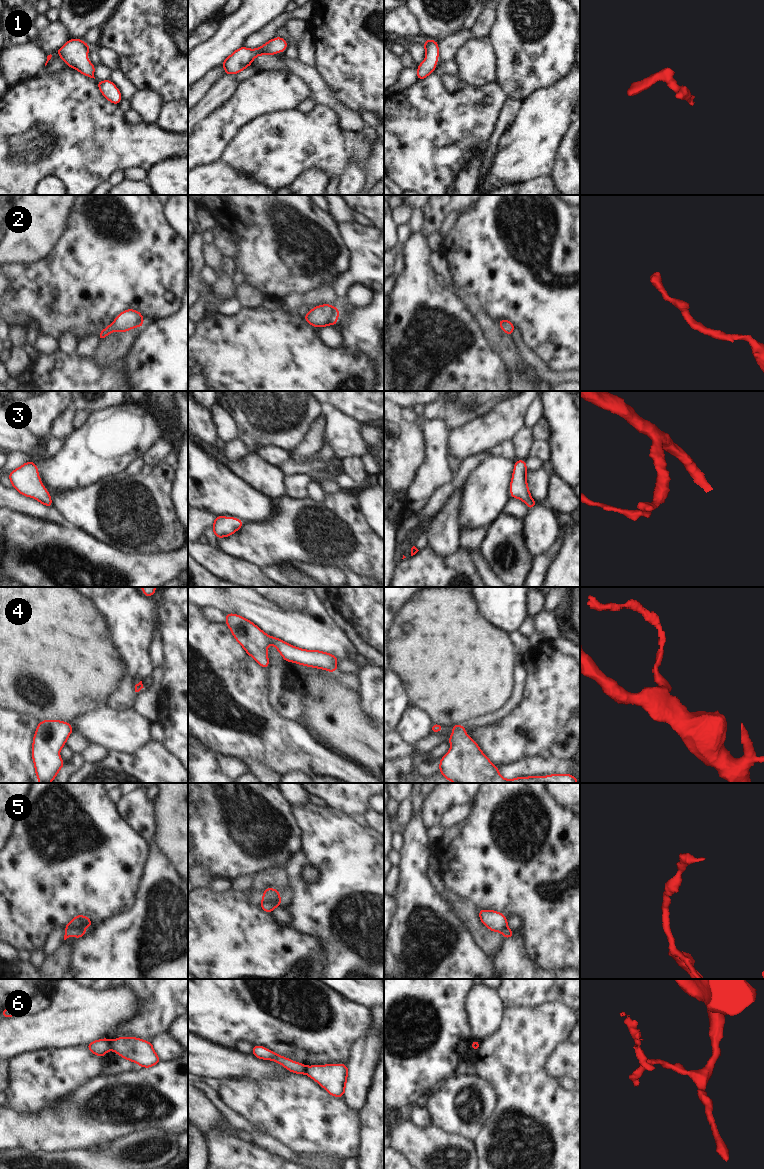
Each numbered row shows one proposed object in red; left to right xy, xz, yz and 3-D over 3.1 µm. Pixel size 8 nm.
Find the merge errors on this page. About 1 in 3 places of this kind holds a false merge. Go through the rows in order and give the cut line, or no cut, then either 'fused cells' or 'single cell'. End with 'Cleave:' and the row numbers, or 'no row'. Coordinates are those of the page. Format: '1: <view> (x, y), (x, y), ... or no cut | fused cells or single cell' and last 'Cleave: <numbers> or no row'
1: no cut | single cell
2: no cut | single cell
3: no cut | single cell
4: no cut | single cell
5: xz (279, 902), (265, 902), (261, 904) | fused cells
6: xy (110, 1041), (111, 1048) | fused cells
Cleave: 5, 6

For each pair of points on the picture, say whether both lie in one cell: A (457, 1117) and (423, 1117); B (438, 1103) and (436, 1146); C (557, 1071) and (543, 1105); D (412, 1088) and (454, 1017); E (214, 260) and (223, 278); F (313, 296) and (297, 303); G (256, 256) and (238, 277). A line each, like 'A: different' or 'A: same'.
A: different
B: different
C: different
D: same
E: same
F: different
G: different

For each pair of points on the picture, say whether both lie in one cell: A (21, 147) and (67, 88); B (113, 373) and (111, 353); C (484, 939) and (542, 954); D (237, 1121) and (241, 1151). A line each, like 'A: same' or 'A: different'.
A: same
B: different
C: different
D: different

